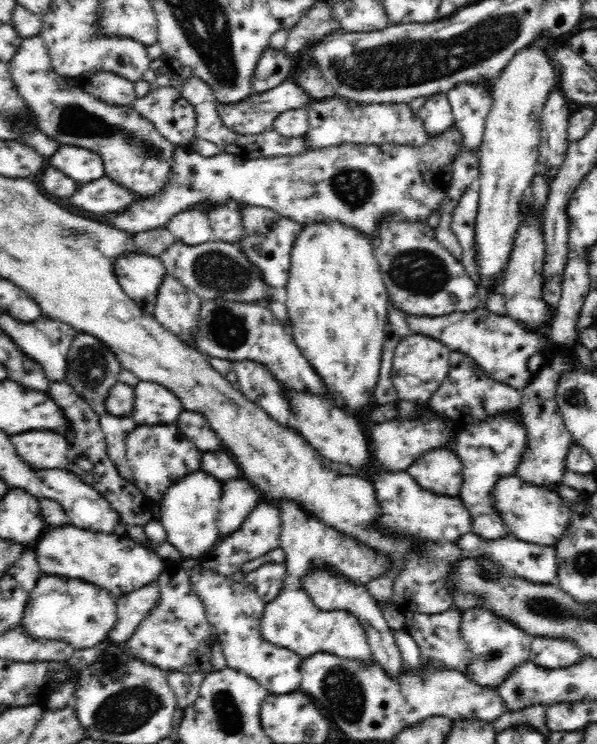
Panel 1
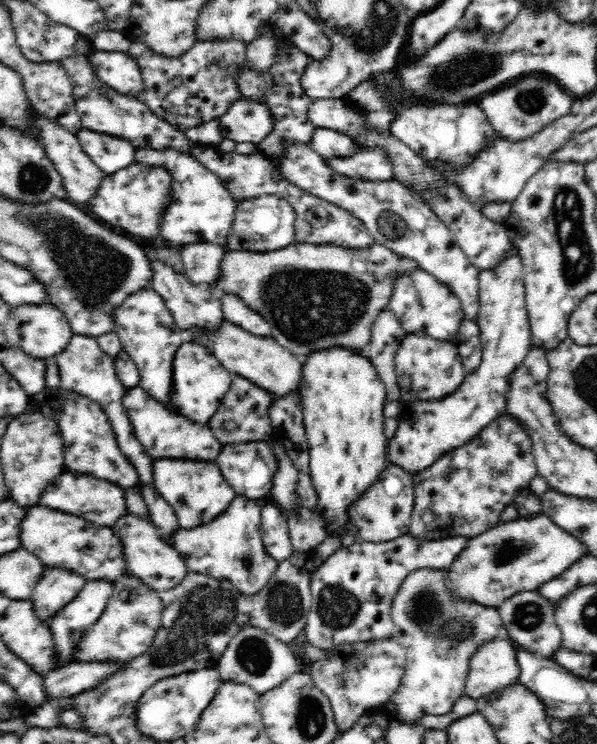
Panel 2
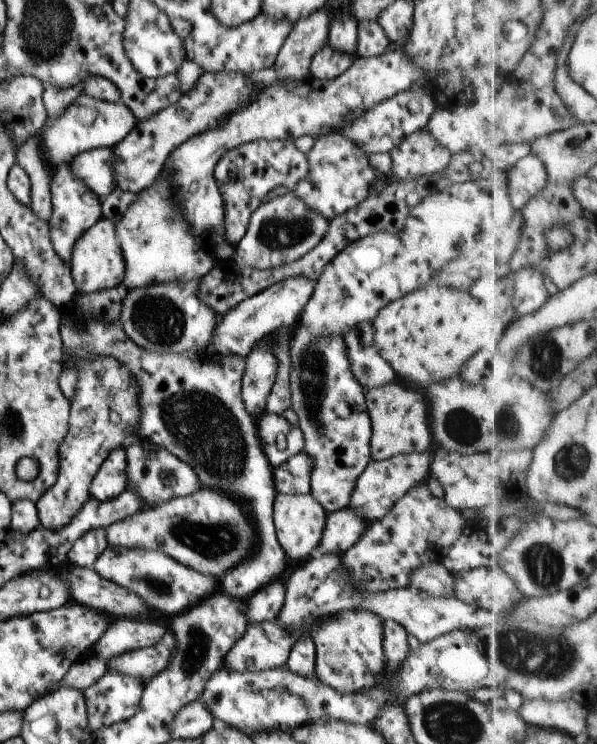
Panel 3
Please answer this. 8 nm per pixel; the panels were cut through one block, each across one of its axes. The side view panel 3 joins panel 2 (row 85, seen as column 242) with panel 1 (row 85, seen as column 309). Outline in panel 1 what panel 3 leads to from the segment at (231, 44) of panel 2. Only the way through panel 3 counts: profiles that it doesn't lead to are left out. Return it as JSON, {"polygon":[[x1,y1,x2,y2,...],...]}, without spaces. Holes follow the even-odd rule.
{"polygon":[[164,85,153,89,152,92,134,100,132,107,142,117,154,123,160,134,175,145,190,145,191,141,197,138,194,134,197,118,194,105,188,99,184,99,180,89,174,87,174,85]]}

